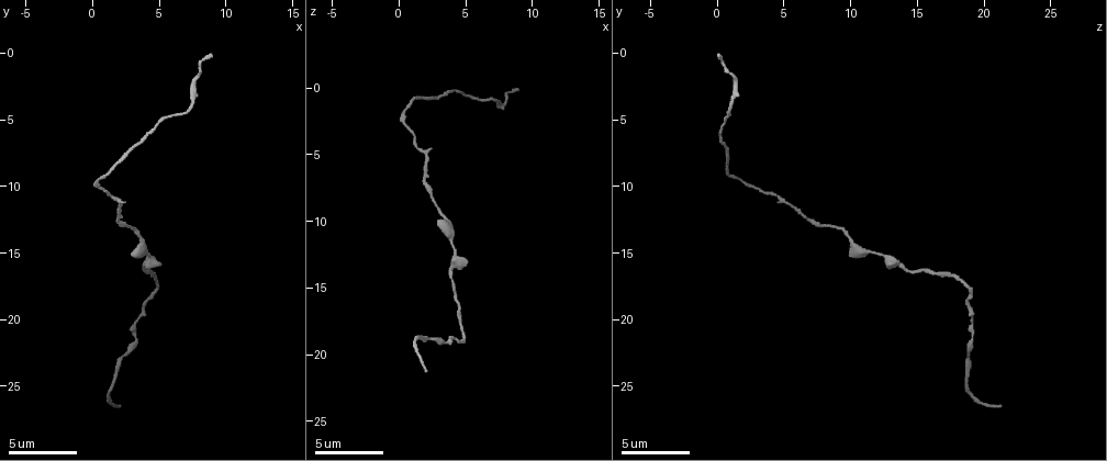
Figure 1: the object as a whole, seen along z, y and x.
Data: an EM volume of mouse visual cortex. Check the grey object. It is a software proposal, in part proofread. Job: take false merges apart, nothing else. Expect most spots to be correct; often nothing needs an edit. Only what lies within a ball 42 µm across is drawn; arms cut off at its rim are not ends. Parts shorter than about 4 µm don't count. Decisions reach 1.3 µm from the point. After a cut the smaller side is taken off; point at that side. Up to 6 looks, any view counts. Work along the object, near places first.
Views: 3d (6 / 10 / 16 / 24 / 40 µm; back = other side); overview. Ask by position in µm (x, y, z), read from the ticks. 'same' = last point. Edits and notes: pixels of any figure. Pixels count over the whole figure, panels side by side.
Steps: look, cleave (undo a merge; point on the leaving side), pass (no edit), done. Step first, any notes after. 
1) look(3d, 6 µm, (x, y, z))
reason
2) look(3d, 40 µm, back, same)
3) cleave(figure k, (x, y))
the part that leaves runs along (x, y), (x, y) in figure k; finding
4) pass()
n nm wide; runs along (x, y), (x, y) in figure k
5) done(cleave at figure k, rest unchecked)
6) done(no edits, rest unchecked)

look(3d, 10 µm, (3.8, 6.8, 0.4))
calibre changes

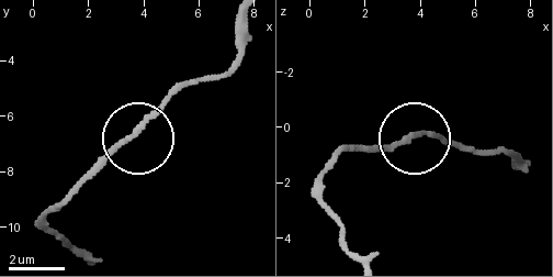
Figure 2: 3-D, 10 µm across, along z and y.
pass()
runs along (351, 255), (324, 190), (338, 155), (418, 134), (463, 146) in figure 2; all the same neuron

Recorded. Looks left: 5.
look(3d, 10 µm, (3.8, 14.4, 10.2))
thick turns thin

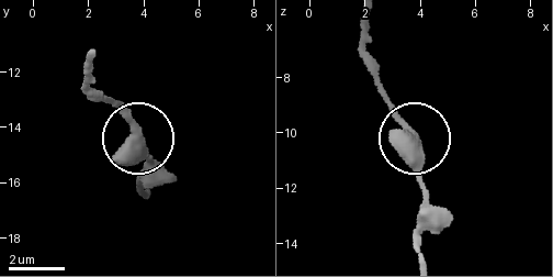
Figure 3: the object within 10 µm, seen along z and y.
pass()
all the same neuron

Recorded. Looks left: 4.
done(no edits, rest unchecked)

